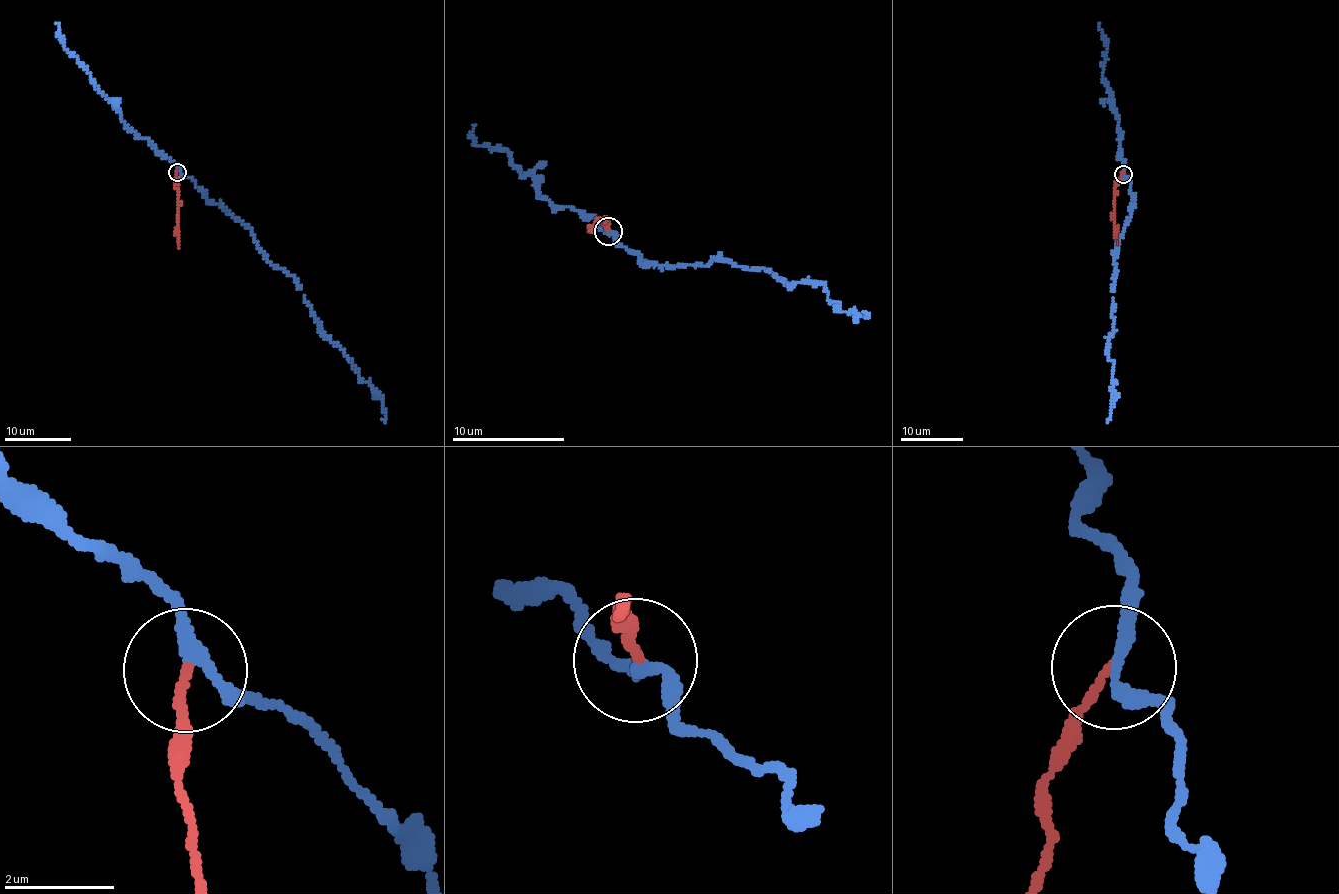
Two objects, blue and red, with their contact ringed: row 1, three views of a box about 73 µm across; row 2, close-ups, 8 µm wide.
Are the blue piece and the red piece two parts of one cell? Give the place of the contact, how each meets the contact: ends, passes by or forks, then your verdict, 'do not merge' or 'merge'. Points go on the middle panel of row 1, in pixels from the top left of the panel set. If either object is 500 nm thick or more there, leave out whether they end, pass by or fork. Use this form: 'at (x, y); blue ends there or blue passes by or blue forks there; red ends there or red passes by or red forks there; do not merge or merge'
at (608, 231); blue passes by; red ends there; do not merge

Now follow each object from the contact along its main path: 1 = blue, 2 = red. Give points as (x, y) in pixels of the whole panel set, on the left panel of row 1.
1: (177, 172), (207, 199), (239, 218), (259, 251), (295, 277), (325, 334), (380, 396), (384, 423)
2: (177, 172), (179, 247)

